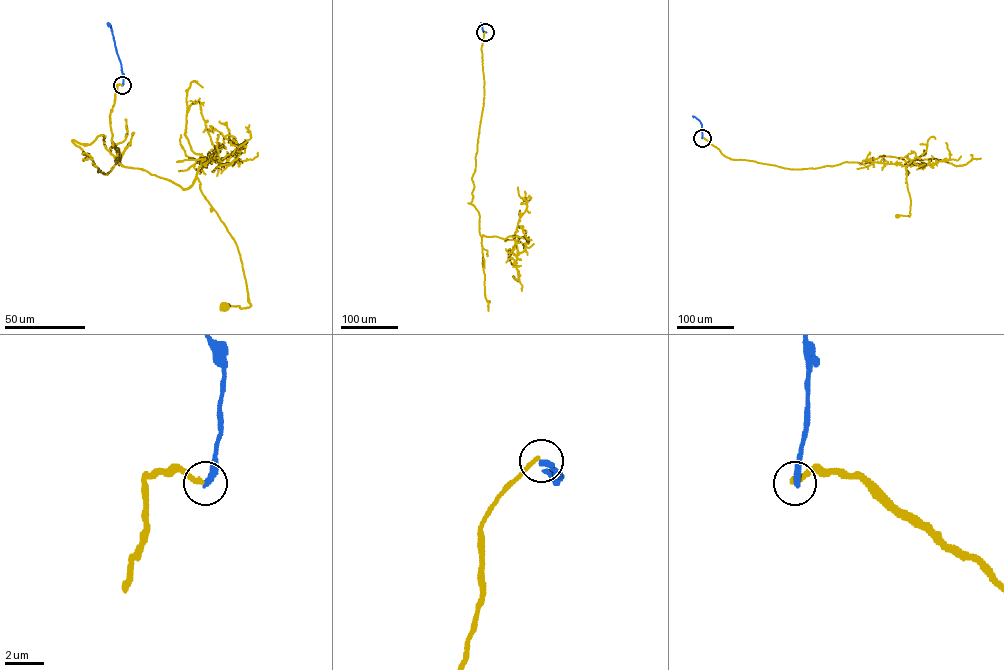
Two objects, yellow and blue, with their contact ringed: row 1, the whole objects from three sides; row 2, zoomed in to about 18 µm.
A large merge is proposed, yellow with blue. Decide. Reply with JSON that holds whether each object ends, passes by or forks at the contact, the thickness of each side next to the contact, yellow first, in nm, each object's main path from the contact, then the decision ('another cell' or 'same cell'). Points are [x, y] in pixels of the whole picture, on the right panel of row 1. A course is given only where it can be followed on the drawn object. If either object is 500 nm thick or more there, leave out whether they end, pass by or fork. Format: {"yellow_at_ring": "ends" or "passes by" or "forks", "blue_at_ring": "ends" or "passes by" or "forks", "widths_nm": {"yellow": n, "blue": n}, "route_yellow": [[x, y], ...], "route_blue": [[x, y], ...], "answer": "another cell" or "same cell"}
{"yellow_at_ring": "ends", "blue_at_ring": "ends", "widths_nm": {"yellow": 240, "blue": 340}, "route_yellow": [[702, 138], [731, 159], [790, 169], [864, 164], [882, 155], [901, 158], [909, 172], [910, 215], [897, 216]], "route_blue": [[702, 138], [701, 123], [693, 116]], "answer": "same cell"}

